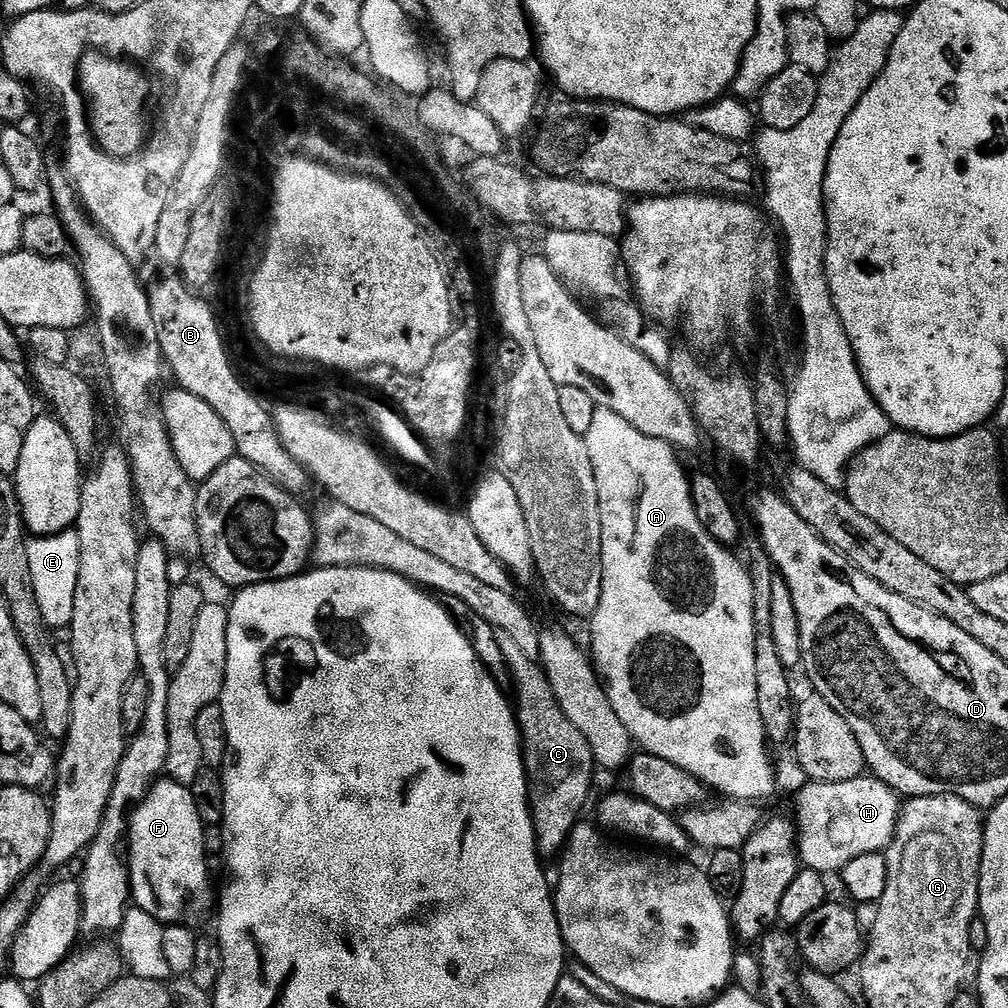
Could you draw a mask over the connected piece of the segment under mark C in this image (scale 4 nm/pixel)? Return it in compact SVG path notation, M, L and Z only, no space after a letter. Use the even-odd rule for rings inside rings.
M496 630L495 638L512 676L511 691L516 691L514 711L528 775L528 806L532 810L536 850L541 857L556 858L568 843L568 836L581 819L580 811L587 806L588 795L592 792L594 761L590 742L586 742L574 722L562 714L562 706L558 706L558 698L554 698L554 686L550 686L550 678L546 678L540 661L526 658L526 653L509 633Z

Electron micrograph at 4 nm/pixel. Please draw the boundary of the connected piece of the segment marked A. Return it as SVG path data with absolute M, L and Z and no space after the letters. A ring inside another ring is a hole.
M597 408L594 422L583 438L586 450L590 450L590 462L594 466L596 503L602 514L602 598L590 617L590 656L607 687L614 714L622 718L622 726L626 726L633 741L643 751L658 758L666 758L666 762L674 762L674 766L682 766L686 774L694 774L694 778L698 778L713 793L721 792L721 797L745 802L770 799L776 792L776 772L768 757L770 741L764 735L762 714L758 714L758 681L754 679L754 586L747 567L741 561L739 564L729 549L714 542L714 538L706 534L702 522L698 522L698 514L694 514L690 498L688 476L680 465L681 457L677 449L672 445L658 438L650 438L642 434L642 430L634 430L626 418L618 418L614 410L605 408Z

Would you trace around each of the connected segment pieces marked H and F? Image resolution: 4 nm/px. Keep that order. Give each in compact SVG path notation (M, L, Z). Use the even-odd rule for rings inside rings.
M865 774L850 782L837 784L808 782L805 785L796 796L796 816L794 815L798 833L798 851L803 867L812 868L815 872L836 874L846 866L846 862L854 862L854 858L862 858L862 854L884 852L896 836L896 824L900 820L902 807L901 797L875 776Z
M161 778L152 785L151 791L144 796L144 799L132 810L129 823L128 835L126 837L126 859L128 861L128 877L130 878L130 886L132 887L131 903L135 907L146 910L146 914L150 914L155 920L159 920L161 924L167 926L170 924L186 924L195 925L195 920L200 920L208 911L214 908L214 892L212 896L212 880L210 869L208 867L208 855L204 853L204 830L206 825L202 822L202 818L198 818L198 806L194 806L194 794L191 787L187 784L179 784L177 780Z

